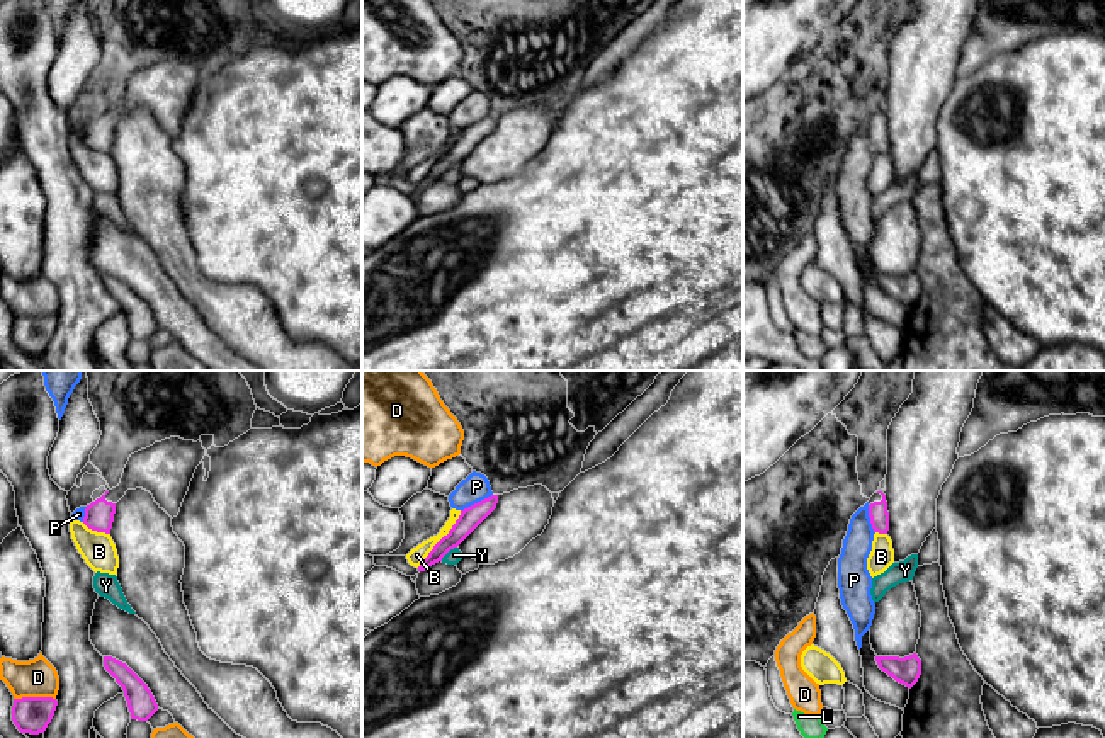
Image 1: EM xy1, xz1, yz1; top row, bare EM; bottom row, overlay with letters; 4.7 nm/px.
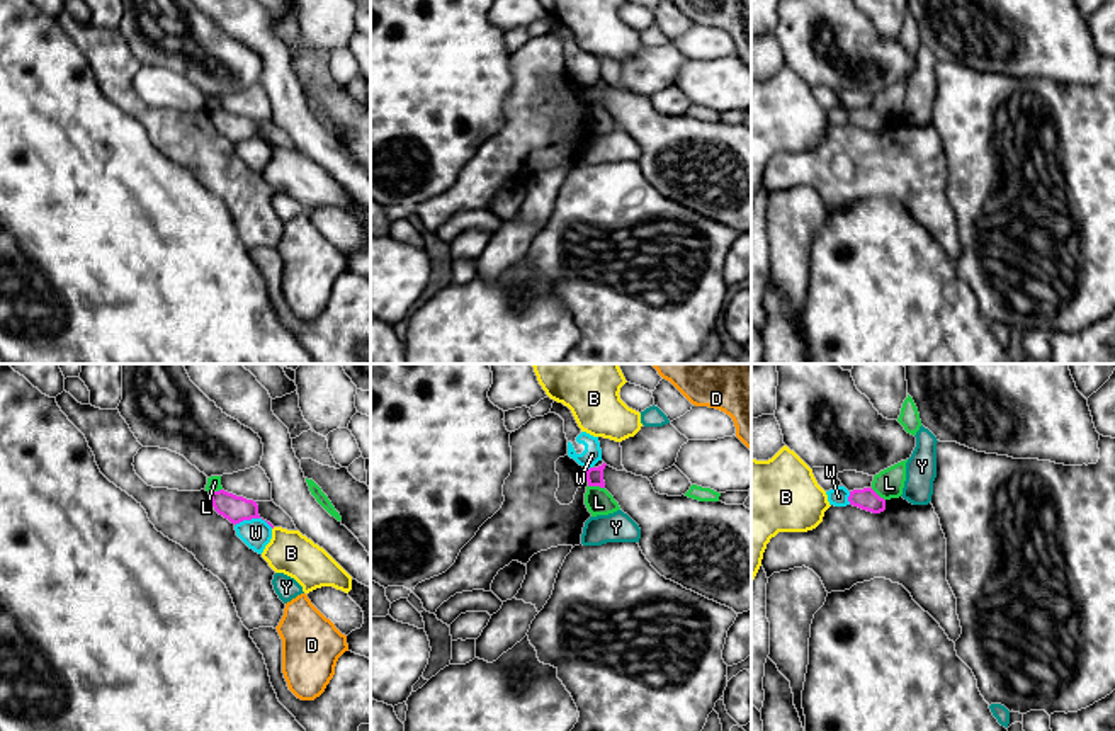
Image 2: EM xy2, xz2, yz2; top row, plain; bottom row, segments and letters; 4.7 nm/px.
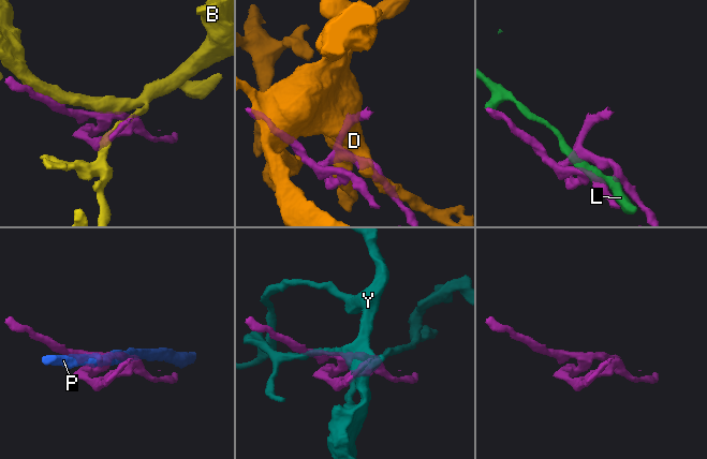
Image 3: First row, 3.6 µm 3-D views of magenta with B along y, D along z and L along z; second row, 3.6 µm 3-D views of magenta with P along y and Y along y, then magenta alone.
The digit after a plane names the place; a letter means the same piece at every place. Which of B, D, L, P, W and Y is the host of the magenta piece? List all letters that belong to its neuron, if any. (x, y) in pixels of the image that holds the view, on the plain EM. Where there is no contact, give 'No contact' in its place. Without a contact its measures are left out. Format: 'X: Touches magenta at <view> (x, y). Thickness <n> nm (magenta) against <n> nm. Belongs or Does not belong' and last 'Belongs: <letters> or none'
B: Touches magenta at xz1 (441, 158). Thickness 100 nm (magenta) against 80 nm. Does not belong
D: Touches magenta at xy1 (34, 317). Thickness 180 nm (magenta) against 180 nm. Does not belong
L: Touches magenta at xz2 (597, 104). Thickness 80 nm (magenta) against 130 nm. Does not belong
P: Touches magenta at xz1 (478, 121). Thickness 100 nm (magenta) against 130 nm. Does not belong
W: Touches magenta at xy2 (254, 136). Thickness 130 nm (magenta) against 140 nm. Does not belong
Y: Touches magenta at xz1 (447, 170). Thickness 100 nm (magenta) against 70 nm. Does not belong
Belongs: none

